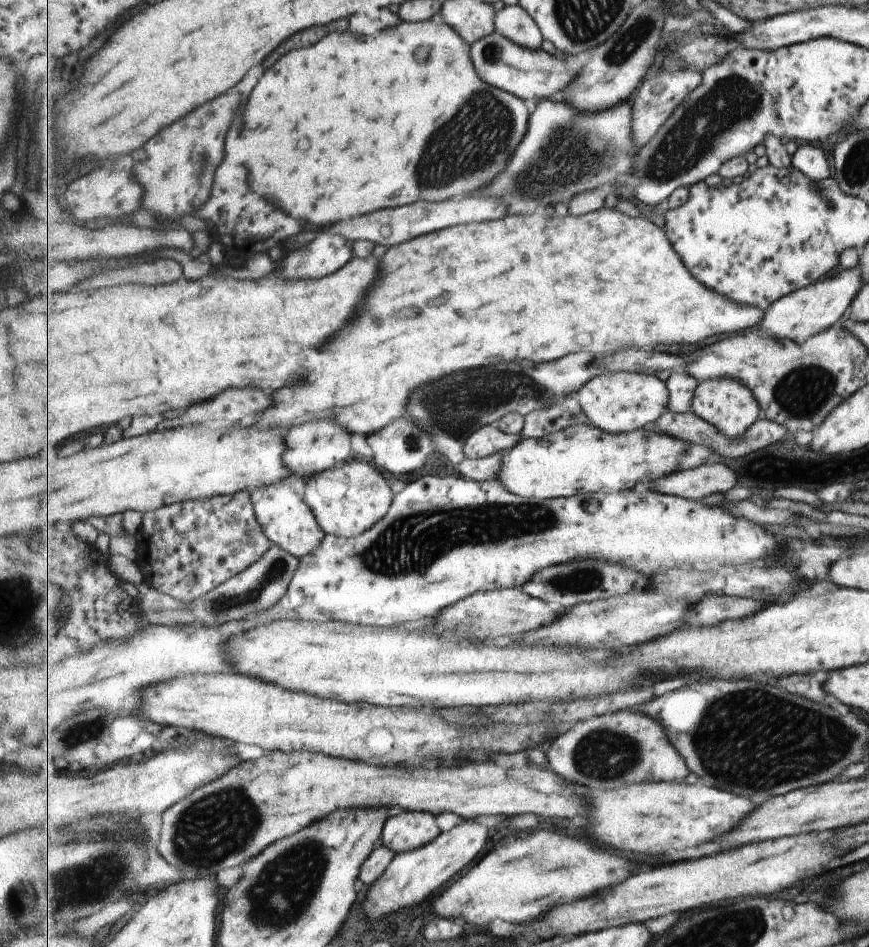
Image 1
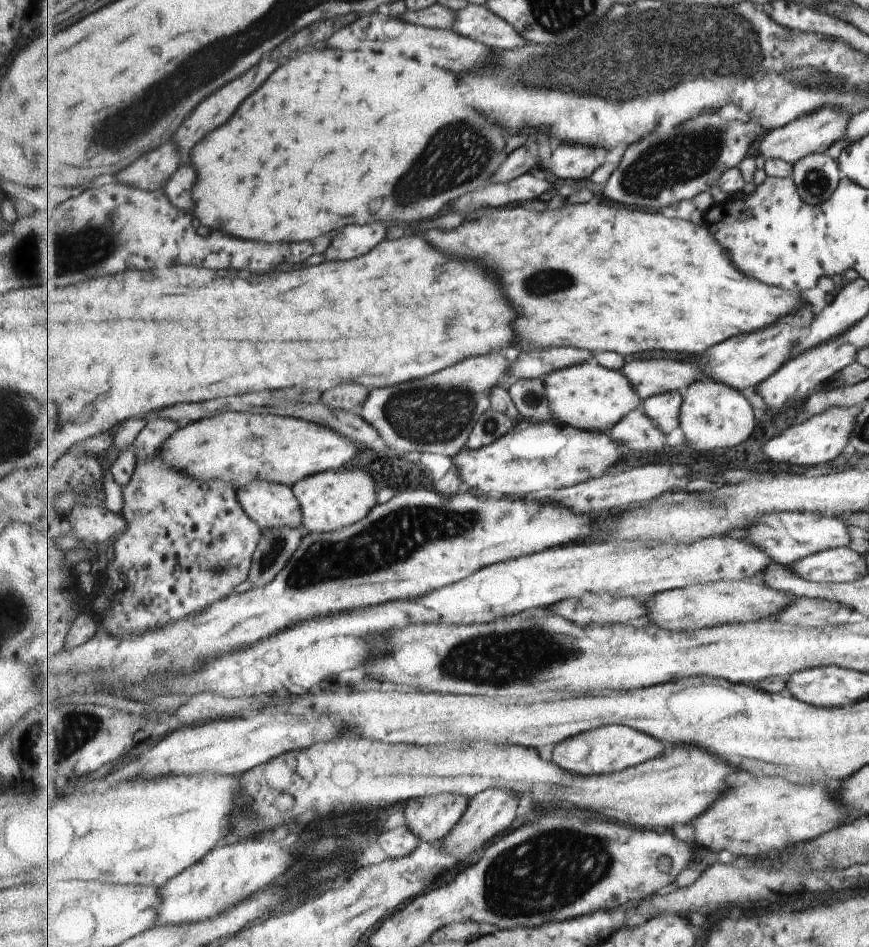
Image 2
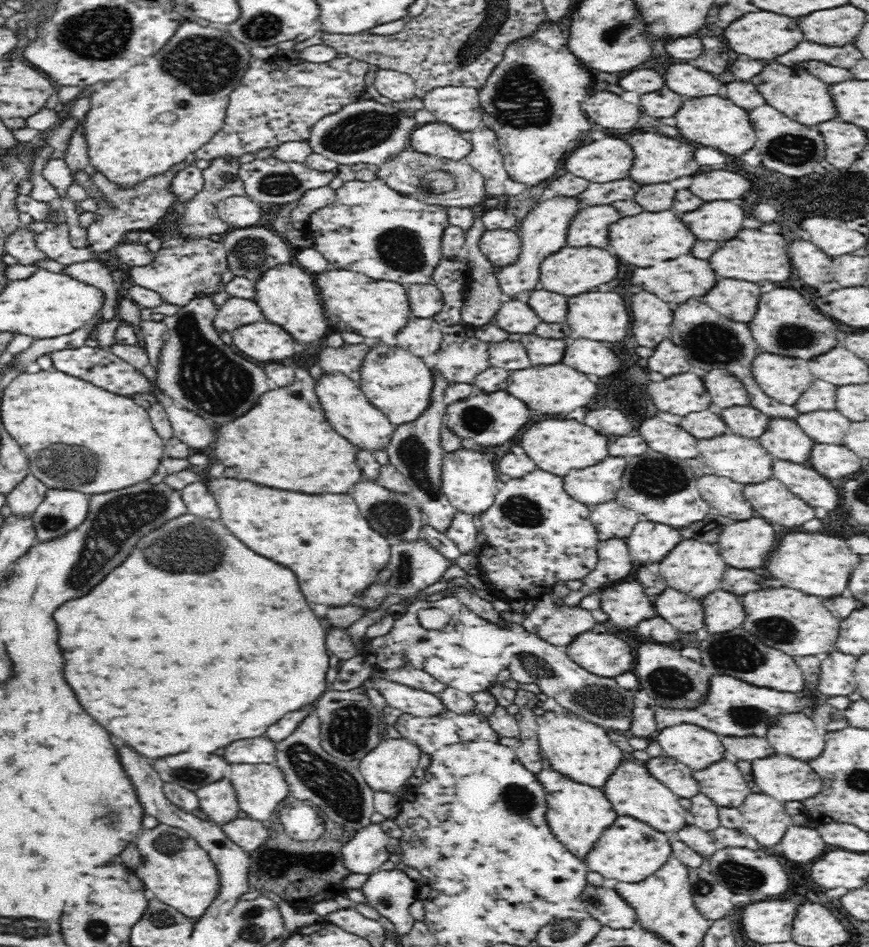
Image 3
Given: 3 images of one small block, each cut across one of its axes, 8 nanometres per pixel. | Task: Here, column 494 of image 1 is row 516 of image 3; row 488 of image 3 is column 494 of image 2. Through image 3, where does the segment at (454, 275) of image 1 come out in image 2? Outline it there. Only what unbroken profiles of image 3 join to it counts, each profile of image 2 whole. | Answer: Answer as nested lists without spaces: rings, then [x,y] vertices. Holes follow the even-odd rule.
[[[588,198],[585,202],[550,211],[533,210],[519,204],[486,208],[477,215],[477,220],[465,219],[451,232],[429,229],[423,238],[433,242],[437,250],[445,250],[445,254],[477,258],[477,262],[485,262],[489,270],[501,274],[501,282],[505,282],[507,290],[505,294],[513,306],[521,310],[521,318],[517,320],[517,330],[521,330],[517,348],[531,344],[537,348],[577,346],[592,353],[611,350],[623,357],[651,350],[701,356],[703,350],[733,336],[767,328],[805,304],[799,294],[761,284],[759,280],[741,274],[731,264],[727,250],[713,240],[705,226],[681,220],[672,212],[648,214],[629,208],[617,209]]]

